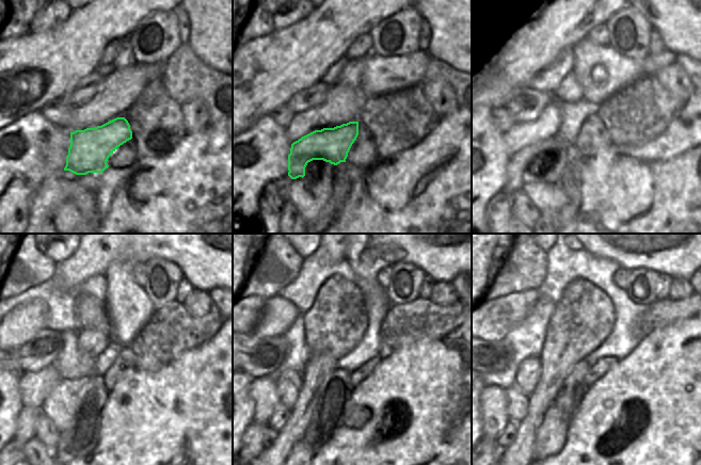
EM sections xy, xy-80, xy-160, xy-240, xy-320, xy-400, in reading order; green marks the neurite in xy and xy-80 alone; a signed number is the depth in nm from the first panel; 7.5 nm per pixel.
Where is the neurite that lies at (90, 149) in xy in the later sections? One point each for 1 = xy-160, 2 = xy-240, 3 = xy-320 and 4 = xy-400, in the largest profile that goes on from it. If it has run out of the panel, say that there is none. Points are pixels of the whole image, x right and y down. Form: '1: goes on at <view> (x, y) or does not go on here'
1: goes on at xy-160 (520, 169)
2: goes on at xy-240 (25, 430)
3: goes on at xy-320 (254, 433)
4: goes on at xy-400 (493, 450)

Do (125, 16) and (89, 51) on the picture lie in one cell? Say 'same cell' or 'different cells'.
same cell

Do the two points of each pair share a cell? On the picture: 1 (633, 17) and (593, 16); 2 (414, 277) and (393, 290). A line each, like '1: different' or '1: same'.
1: different
2: same

